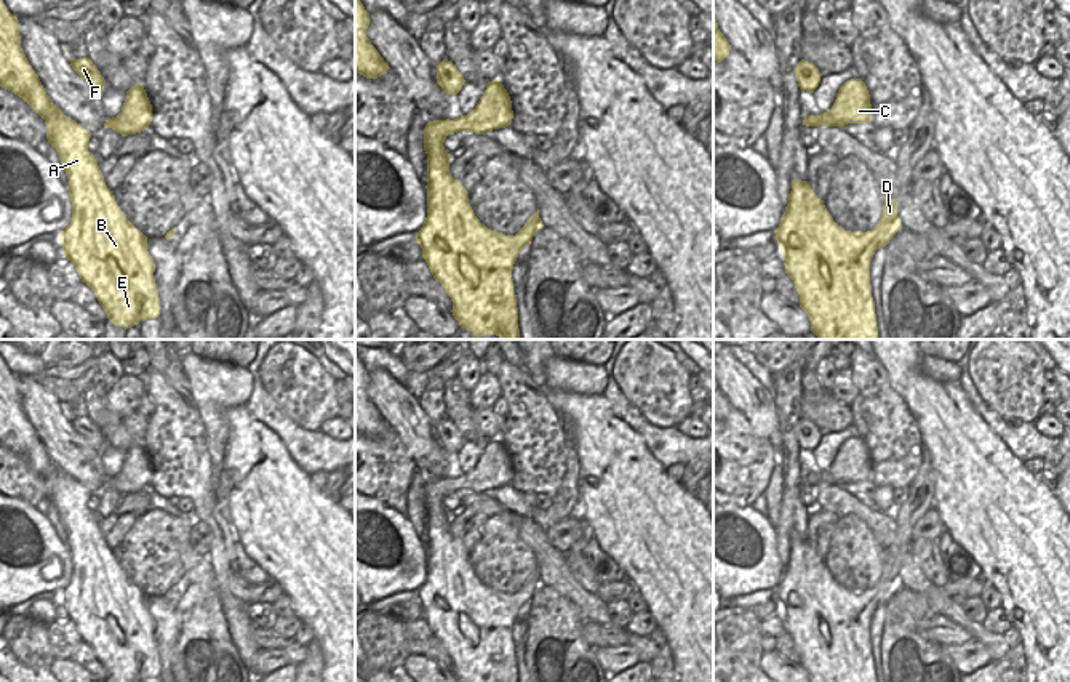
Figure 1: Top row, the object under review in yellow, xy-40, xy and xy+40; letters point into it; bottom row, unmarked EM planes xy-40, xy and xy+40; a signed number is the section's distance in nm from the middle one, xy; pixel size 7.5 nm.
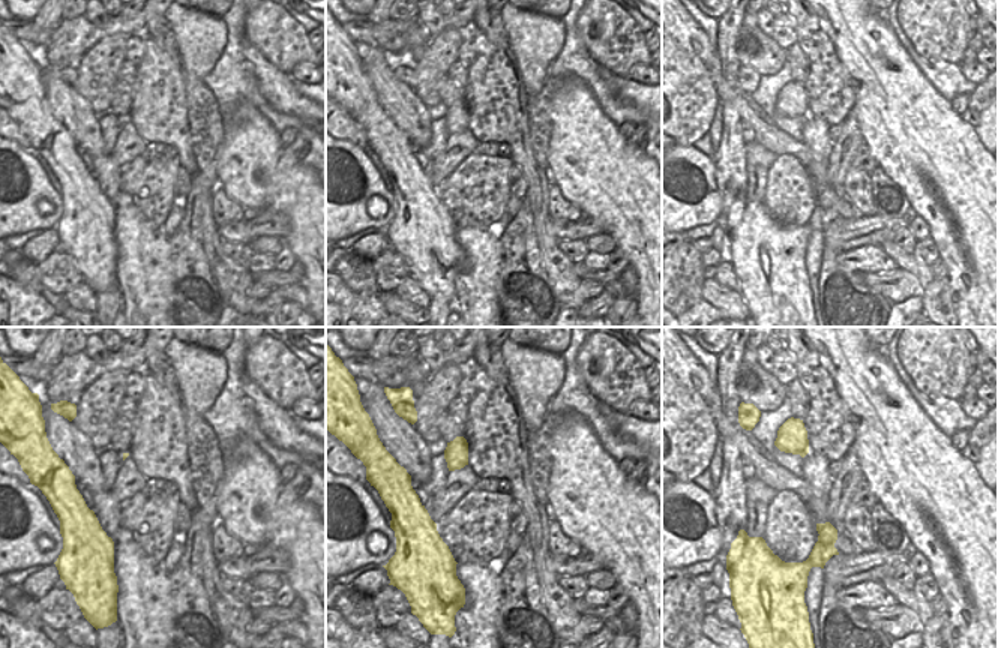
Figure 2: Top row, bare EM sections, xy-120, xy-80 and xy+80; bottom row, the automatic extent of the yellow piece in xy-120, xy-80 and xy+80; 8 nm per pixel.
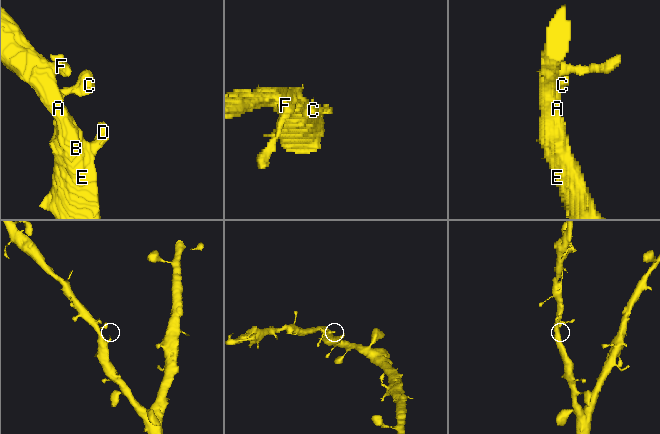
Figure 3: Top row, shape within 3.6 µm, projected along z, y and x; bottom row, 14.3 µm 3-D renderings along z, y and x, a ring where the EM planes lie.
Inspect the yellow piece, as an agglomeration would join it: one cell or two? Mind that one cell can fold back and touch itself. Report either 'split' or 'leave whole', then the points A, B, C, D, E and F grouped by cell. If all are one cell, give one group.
leave whole; groups A B C D E F

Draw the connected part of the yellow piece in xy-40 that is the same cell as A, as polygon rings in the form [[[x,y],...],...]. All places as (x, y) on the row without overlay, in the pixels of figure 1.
[[[0,357],[0,445],[22,456],[46,483],[69,538],[70,583],[59,592],[64,615],[96,653],[112,682],[160,674],[155,623],[147,596],[120,568],[88,511],[91,491],[64,474],[46,453],[22,407],[18,376]]]

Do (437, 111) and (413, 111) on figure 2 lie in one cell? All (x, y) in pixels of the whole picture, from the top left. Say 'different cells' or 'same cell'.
different cells

